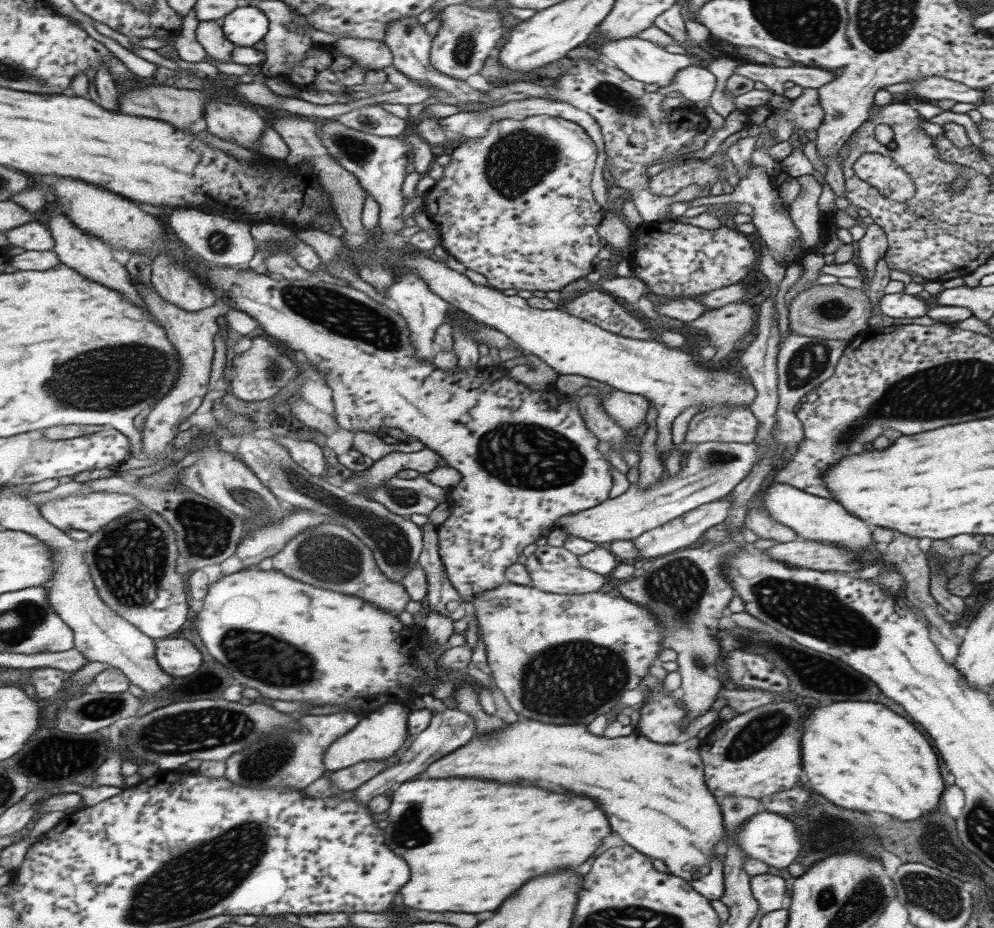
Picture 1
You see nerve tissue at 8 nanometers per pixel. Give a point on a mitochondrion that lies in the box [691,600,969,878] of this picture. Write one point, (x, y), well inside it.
(765, 728)

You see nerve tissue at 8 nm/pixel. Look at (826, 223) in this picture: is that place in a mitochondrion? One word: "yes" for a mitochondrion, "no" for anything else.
no

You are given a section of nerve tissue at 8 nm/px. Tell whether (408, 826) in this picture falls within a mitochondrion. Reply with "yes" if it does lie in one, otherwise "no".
yes

